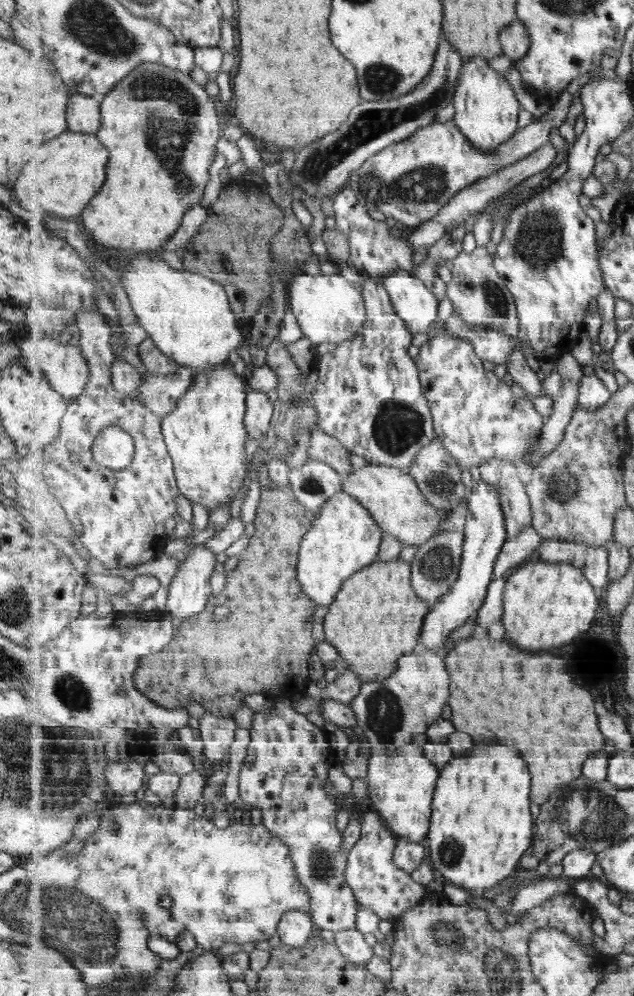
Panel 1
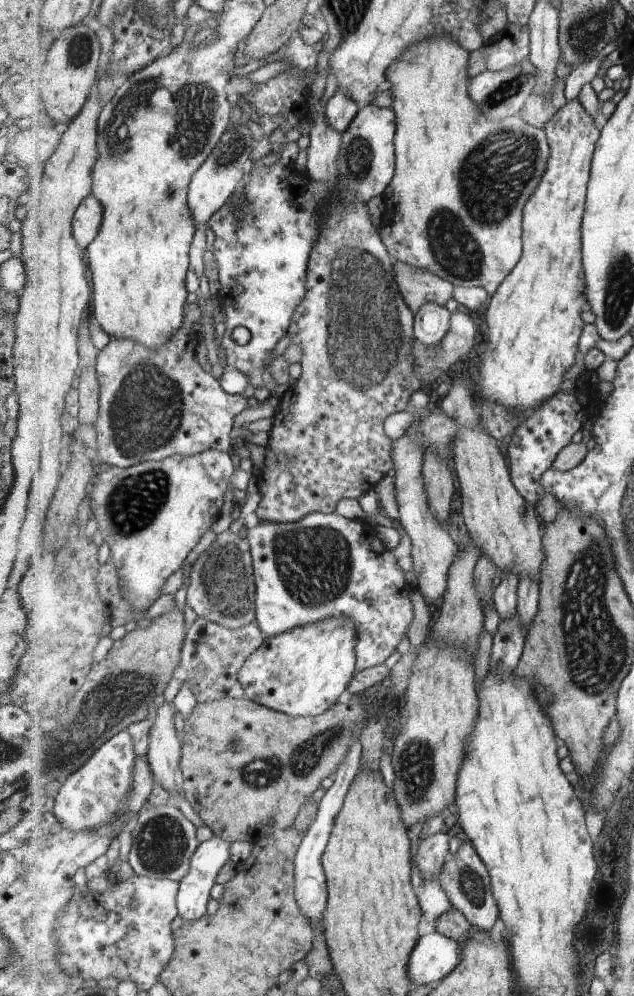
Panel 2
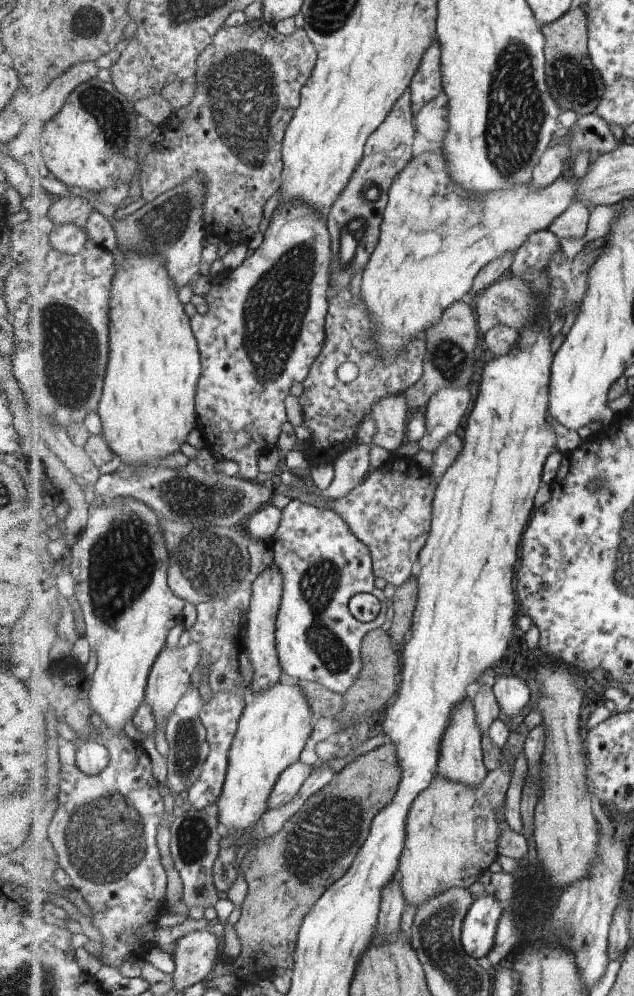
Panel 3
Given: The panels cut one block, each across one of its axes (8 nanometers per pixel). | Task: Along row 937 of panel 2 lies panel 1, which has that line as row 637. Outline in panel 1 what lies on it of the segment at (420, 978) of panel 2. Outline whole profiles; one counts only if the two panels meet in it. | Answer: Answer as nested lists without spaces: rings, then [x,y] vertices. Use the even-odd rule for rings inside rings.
[[[480,479],[466,497],[467,510],[465,514],[464,552],[462,554],[462,568],[458,581],[449,594],[446,594],[437,605],[430,608],[424,621],[421,642],[429,649],[442,653],[444,642],[448,634],[465,625],[469,616],[477,616],[479,609],[485,603],[490,584],[494,578],[494,568],[499,553],[508,539],[506,515],[503,514],[503,494],[497,486]]]

